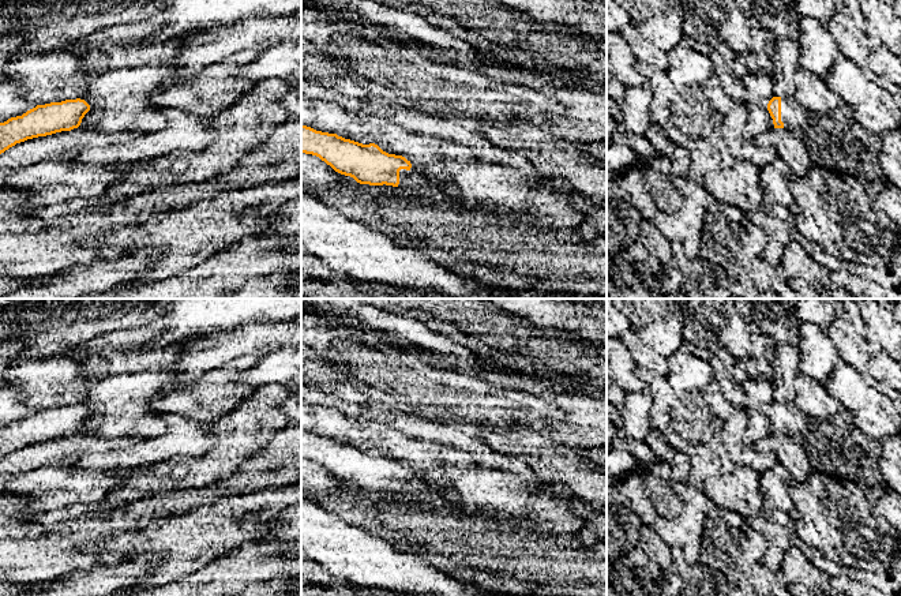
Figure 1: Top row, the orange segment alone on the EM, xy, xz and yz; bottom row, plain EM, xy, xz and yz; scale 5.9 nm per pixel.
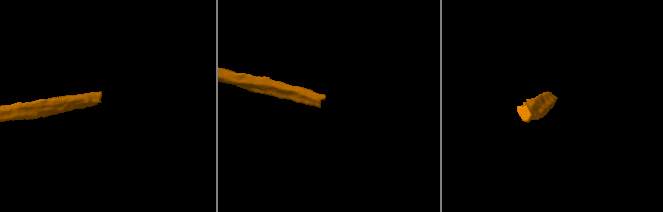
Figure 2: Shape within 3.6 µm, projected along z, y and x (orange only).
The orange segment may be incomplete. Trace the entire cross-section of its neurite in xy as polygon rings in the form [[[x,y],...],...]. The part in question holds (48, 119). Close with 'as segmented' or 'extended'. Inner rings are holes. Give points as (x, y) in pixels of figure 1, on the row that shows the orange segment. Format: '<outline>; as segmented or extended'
[[[80,98],[37,105],[0,123],[0,154],[27,139],[78,128],[90,105]]]; as segmented

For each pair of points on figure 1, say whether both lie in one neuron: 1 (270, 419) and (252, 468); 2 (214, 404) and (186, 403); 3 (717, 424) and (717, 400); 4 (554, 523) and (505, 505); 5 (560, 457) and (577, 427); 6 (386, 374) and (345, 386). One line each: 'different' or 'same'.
1: different
2: same
3: same
4: same
5: different
6: different

